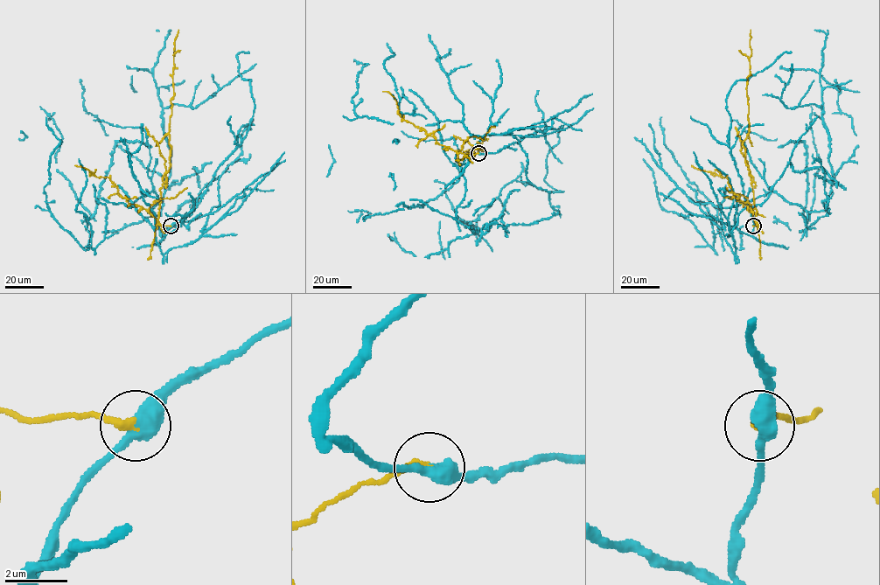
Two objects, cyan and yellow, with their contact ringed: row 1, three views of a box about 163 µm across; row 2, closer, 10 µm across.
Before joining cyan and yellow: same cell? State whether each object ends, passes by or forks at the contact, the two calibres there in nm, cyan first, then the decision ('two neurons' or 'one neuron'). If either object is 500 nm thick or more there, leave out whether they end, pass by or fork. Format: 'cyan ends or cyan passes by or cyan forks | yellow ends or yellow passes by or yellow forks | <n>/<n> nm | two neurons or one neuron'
cyan passes by | yellow ends | 480/280 nm | two neurons

